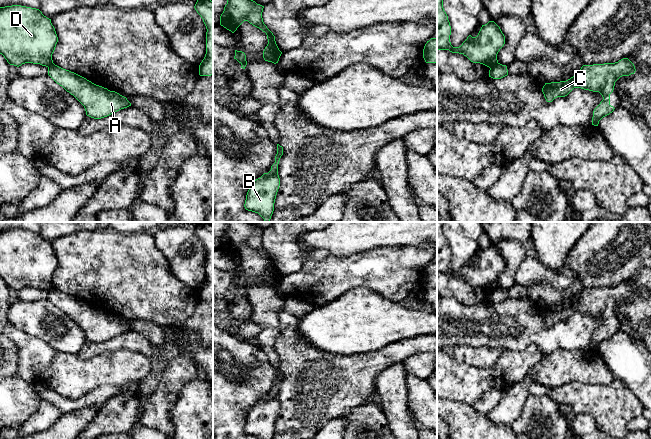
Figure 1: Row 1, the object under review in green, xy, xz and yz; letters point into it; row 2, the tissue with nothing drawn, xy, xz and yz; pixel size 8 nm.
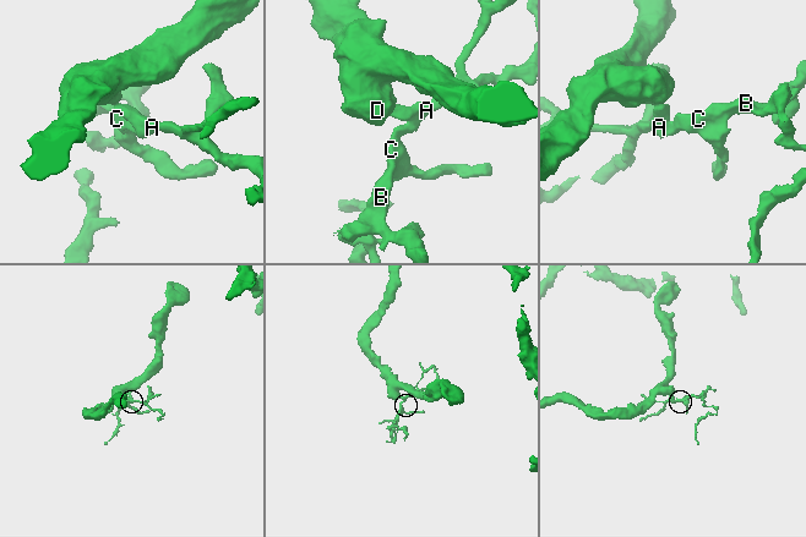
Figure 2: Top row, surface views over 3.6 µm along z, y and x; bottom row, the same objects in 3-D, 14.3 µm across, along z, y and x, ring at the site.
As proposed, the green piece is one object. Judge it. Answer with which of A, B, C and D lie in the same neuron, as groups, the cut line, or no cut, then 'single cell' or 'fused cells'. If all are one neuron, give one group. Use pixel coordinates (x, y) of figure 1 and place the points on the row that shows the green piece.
A B C / D; cut in yz along (498, 63), (490, 69); fused cells

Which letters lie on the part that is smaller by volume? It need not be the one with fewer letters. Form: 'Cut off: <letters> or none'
Cut off: A, B, C

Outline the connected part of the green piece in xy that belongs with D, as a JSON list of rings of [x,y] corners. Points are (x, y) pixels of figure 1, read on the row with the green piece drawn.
[[[0,7],[0,54],[10,65],[33,63],[49,67],[57,42],[51,19],[39,9]]]

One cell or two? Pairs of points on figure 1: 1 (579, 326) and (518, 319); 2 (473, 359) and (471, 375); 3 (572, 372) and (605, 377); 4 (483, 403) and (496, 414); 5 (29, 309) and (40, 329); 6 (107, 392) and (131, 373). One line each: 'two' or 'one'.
1: one
2: two
3: one
4: two
5: one
6: two

